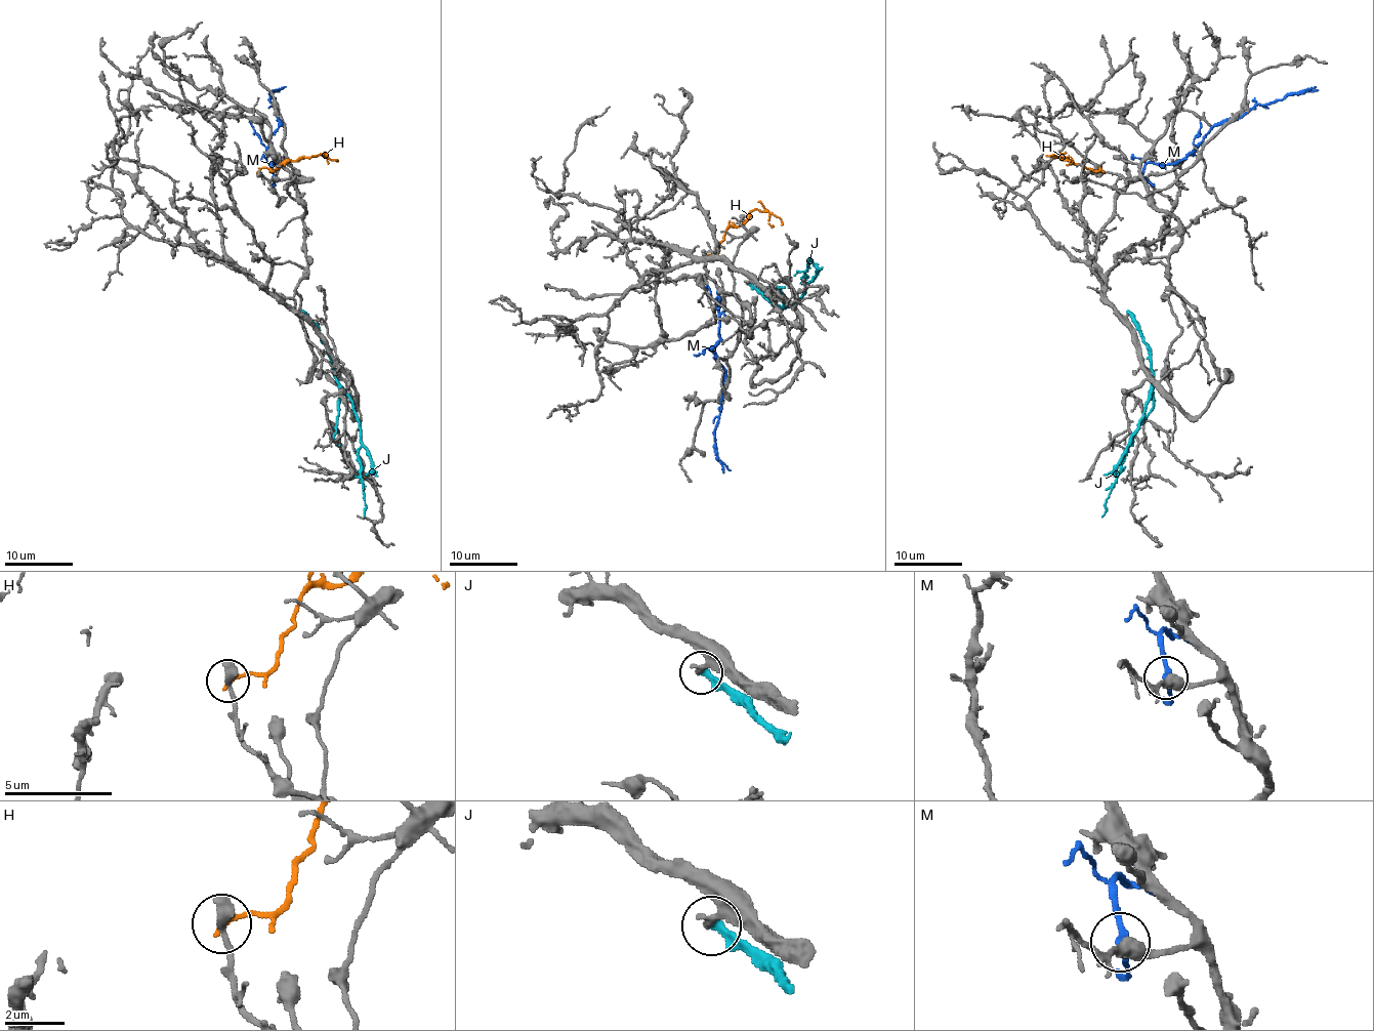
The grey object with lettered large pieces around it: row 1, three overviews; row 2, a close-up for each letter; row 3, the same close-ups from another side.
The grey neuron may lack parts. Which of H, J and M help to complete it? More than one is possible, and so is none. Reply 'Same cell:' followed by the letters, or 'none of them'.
Same cell: none of them

